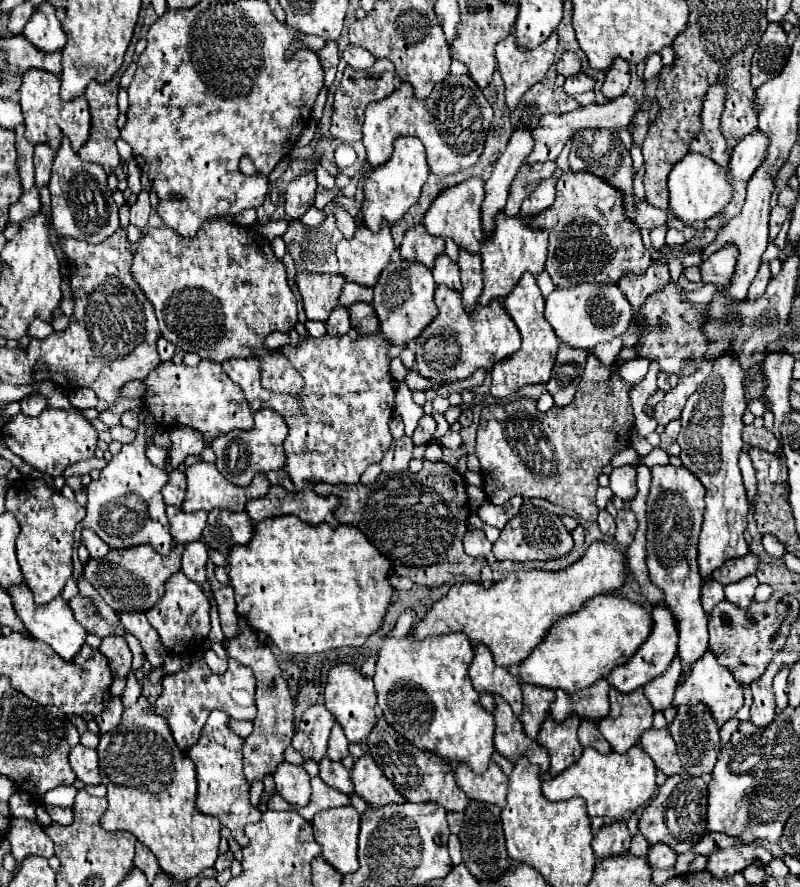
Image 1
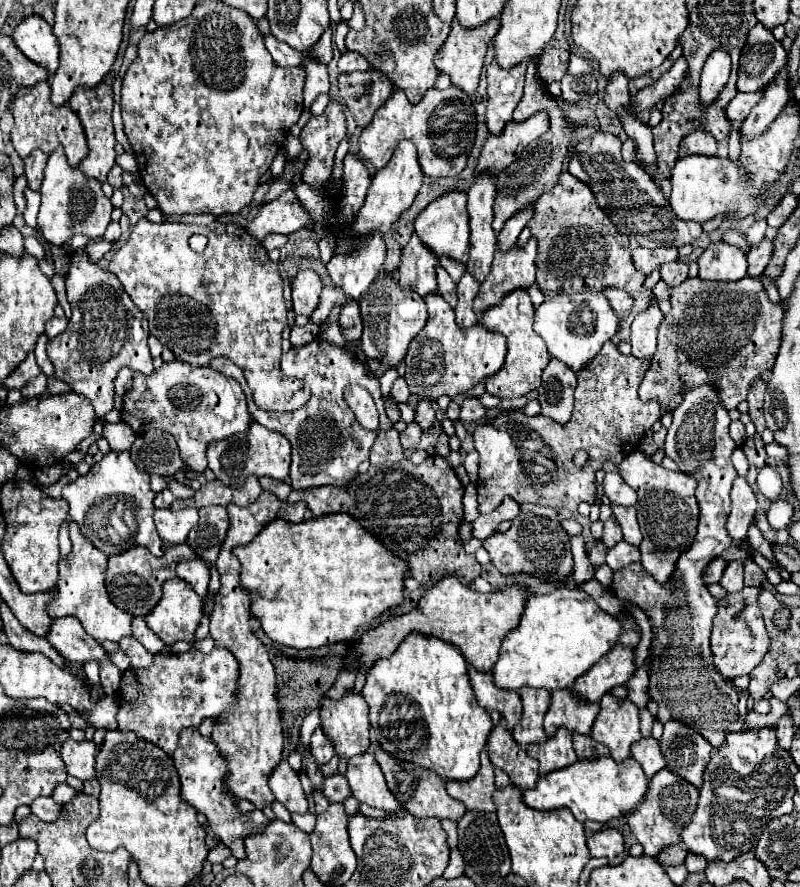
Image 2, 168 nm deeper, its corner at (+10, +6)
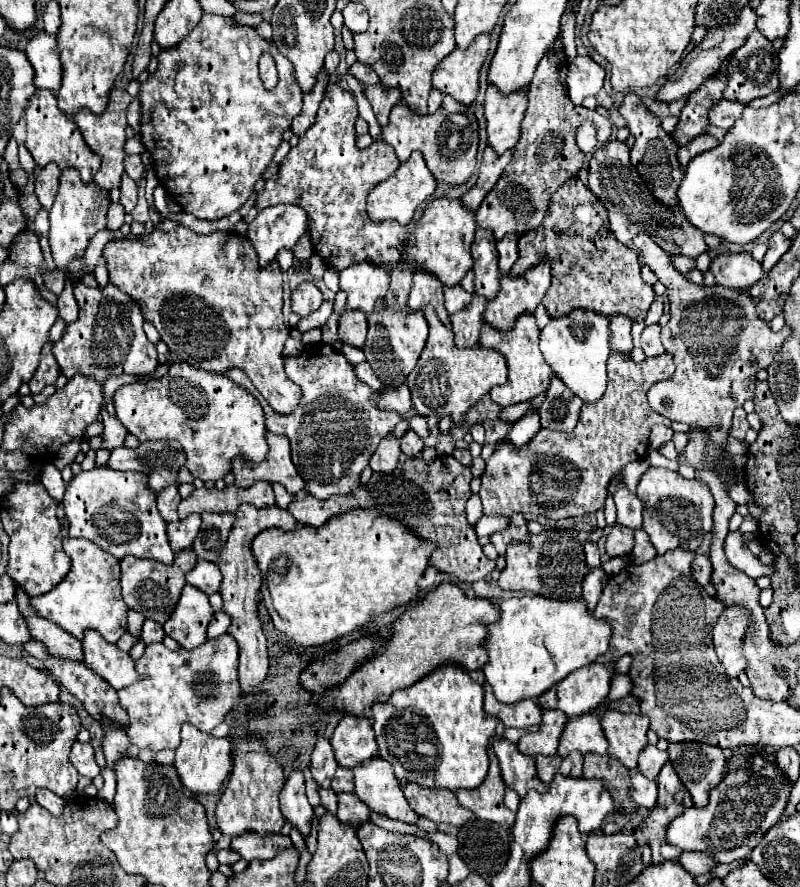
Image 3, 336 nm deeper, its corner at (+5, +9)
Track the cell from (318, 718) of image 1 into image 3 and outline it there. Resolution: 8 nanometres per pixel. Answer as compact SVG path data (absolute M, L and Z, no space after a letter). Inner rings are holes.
M318 788L318 792L320 792L320 802L322 802L322 806L328 810L328 812L332 812L332 814L336 814L336 792L332 792L332 788Z

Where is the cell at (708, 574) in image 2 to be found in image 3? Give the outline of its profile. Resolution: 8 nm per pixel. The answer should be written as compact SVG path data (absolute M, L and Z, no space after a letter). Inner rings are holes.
M696 556L694 562L692 562L692 572L694 572L694 578L706 586L710 580L712 580L712 562L710 562L710 556Z

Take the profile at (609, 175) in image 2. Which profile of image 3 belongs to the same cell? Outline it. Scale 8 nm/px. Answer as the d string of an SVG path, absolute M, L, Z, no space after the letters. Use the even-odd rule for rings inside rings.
M612 140L596 148L588 166L588 188L606 206L610 218L610 230L614 238L618 238L622 244L630 244L632 238L638 234L648 234L652 238L674 242L680 254L690 258L708 250L704 242L704 234L688 222L688 218L680 208L670 208L654 198L652 190L646 186L638 170L632 166L630 150L626 148L624 142Z

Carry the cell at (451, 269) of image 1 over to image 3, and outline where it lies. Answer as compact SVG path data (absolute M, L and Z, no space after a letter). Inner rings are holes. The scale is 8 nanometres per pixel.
M444 286L444 304L448 314L454 314L458 310L462 310L464 306L468 306L468 302L472 300L472 294L468 294L466 290L462 290L460 286Z

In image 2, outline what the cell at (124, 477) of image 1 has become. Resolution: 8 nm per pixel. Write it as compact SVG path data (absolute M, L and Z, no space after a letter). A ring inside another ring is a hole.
M129 451L107 453L87 475L77 477L63 487L63 499L69 503L69 515L79 525L83 537L103 553L125 553L135 545L147 547L155 557L165 553L165 545L159 541L159 533L155 533L155 493L149 487L149 475L135 467Z

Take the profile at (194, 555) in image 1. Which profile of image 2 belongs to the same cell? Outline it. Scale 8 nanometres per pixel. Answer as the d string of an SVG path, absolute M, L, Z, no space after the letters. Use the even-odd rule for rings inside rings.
M201 559L181 561L177 565L177 577L187 581L199 597L205 597L207 585L209 585L209 579L211 579L211 567Z

